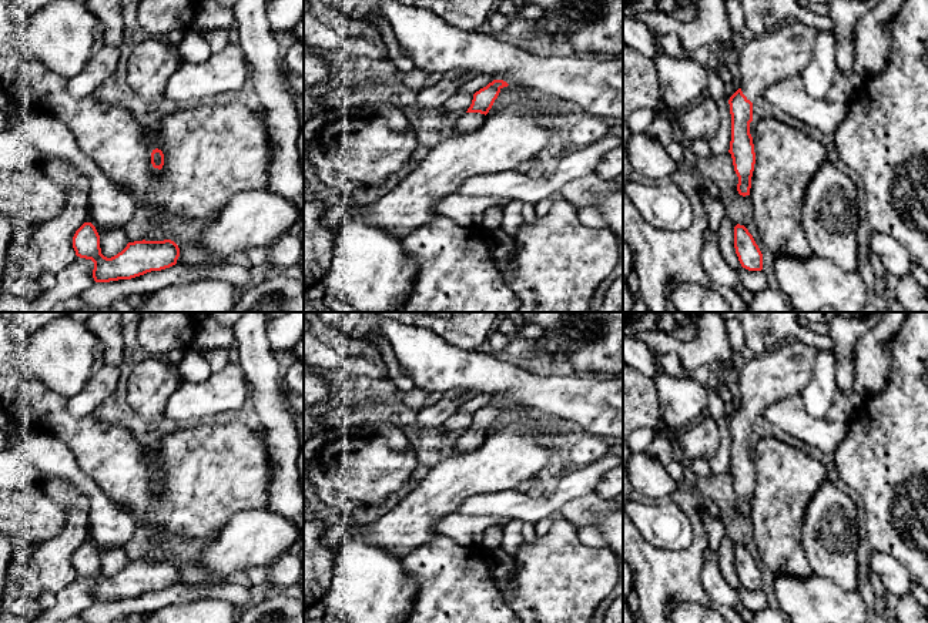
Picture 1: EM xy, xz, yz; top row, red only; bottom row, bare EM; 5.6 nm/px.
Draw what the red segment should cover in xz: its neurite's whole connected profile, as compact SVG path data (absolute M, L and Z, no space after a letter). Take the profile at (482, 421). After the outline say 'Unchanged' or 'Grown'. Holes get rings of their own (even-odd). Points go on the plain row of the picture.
M493 399L486 406L476 411L470 426L465 432L459 432L453 456L478 450L485 443L486 433L492 428L500 409L507 405L509 403L503 399Z. Grown

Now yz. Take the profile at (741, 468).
M788 339L778 348L756 355L738 371L741 406L730 416L731 460L737 510L750 515L756 483L750 442L753 423L774 402L801 395L814 372L814 362L821 351L797 339Z. Grown

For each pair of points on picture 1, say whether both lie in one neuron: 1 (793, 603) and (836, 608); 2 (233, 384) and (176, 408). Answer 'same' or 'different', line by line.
1: same
2: same

